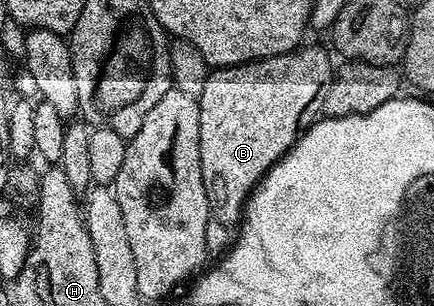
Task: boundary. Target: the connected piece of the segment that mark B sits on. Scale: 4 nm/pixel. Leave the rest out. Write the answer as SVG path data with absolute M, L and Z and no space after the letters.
M300 45L287 54L259 58L256 62L215 68L207 75L205 92L201 92L199 97L201 176L213 217L230 228L240 221L247 199L252 190L263 181L268 170L299 141L311 127L311 123L320 117L333 77L332 55L327 55L319 46L307 45Z

